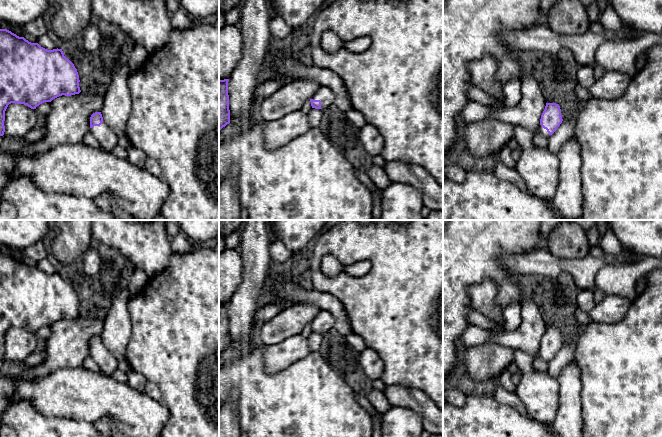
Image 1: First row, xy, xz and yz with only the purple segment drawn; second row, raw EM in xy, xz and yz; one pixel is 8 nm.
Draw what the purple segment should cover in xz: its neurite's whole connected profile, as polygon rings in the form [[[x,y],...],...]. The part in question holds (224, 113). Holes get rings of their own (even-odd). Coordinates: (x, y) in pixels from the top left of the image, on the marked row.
[[[219,80],[219,131],[230,123],[228,81]]]

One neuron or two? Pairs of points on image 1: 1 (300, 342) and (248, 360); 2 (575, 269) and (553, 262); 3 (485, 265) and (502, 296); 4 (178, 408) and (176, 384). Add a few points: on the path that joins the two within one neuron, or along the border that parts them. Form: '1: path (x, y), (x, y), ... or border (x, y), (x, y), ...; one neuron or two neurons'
1: border (260, 347), (264, 369), (267, 372), (280, 371); two neurons
2: path (570, 266), (558, 265); one neuron
3: path (493, 273), (502, 282), (502, 288); one neuron
4: path (178, 402), (178, 390); one neuron

